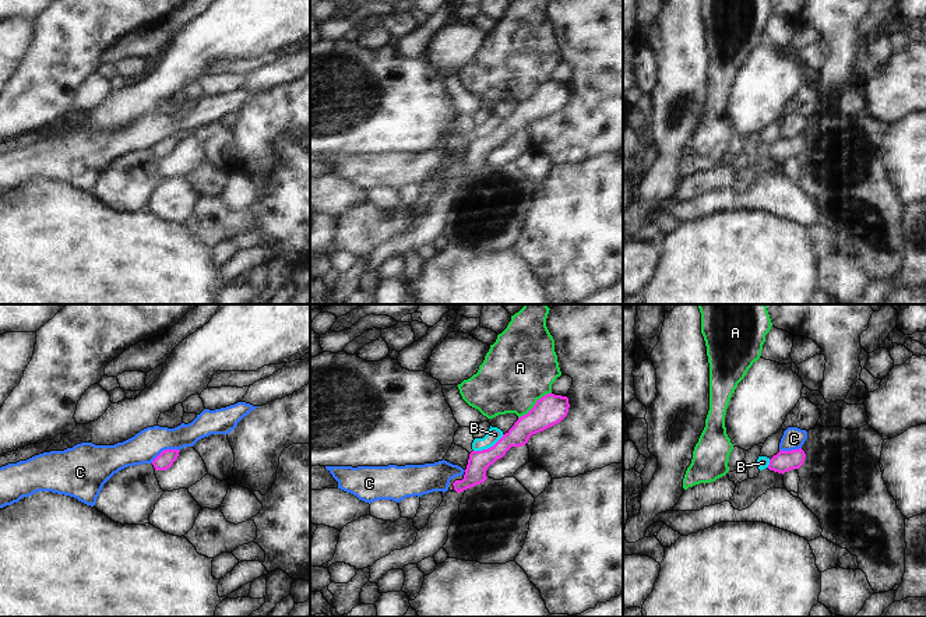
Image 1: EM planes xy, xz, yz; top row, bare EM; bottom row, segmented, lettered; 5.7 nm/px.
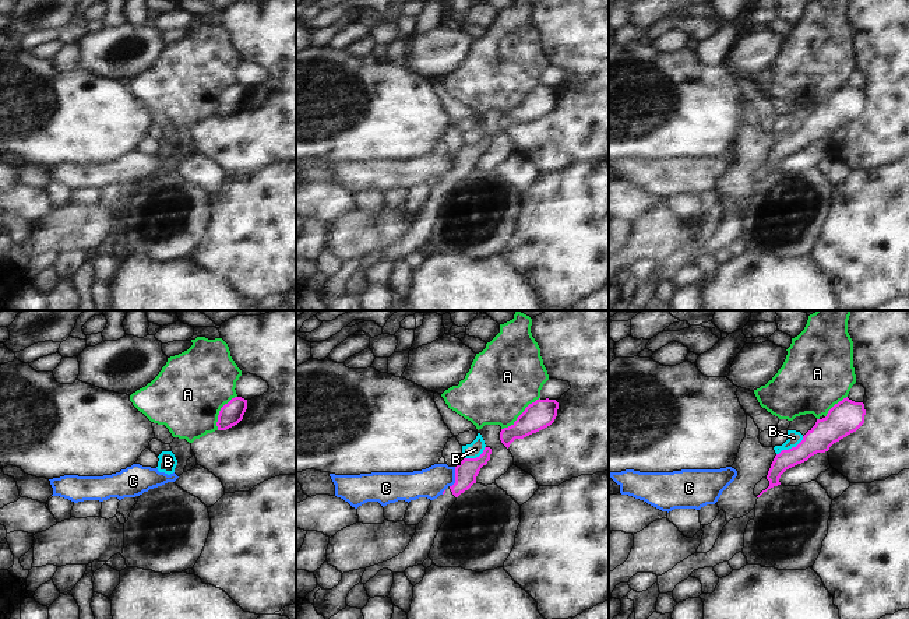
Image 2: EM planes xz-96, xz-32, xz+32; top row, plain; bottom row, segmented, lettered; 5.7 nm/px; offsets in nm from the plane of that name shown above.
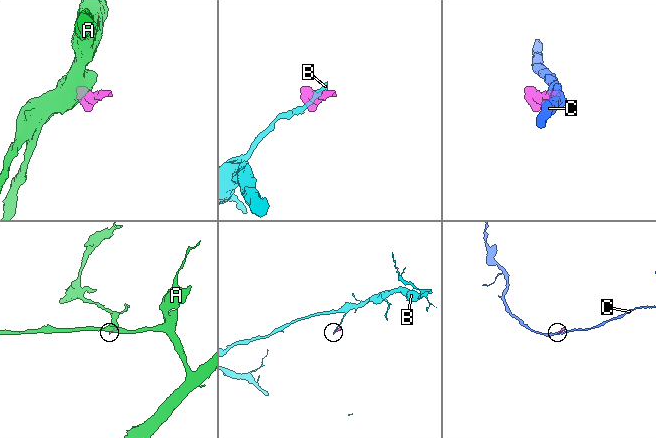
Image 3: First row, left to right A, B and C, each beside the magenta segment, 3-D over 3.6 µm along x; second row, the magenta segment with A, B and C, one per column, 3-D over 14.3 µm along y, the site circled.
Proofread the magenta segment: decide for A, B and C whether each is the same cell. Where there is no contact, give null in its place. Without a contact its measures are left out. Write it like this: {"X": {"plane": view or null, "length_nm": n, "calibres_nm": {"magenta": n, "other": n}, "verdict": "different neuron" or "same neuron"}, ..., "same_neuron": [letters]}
{"A": {"plane": "xz", "length_nm": 240, "calibres_nm": {"magenta": 180, "other": 420}, "verdict": "different neuron"}, "B": {"plane": "xz", "length_nm": 200, "calibres_nm": {"magenta": 130, "other": 80}, "verdict": "different neuron"}, "C": {"plane": "xy", "length_nm": 180, "calibres_nm": {"magenta": 100, "other": 180}, "verdict": "different neuron"}, "same_neuron": []}

